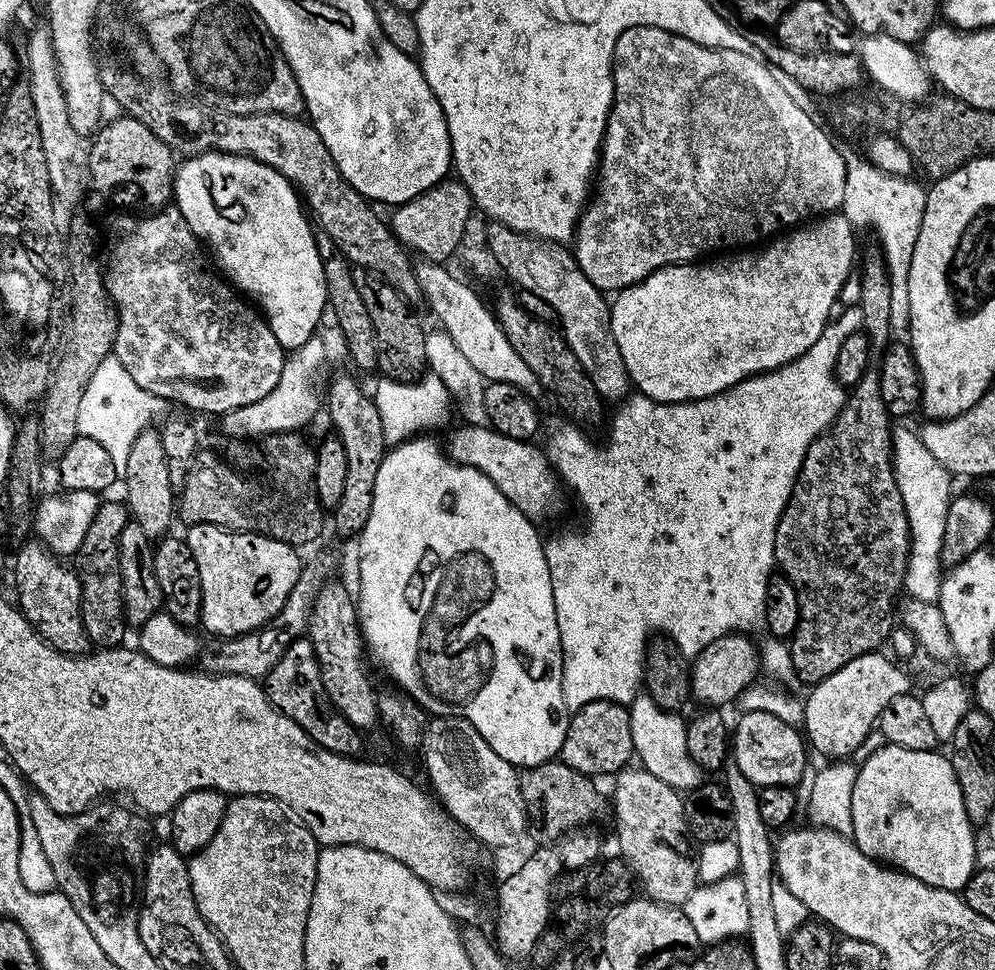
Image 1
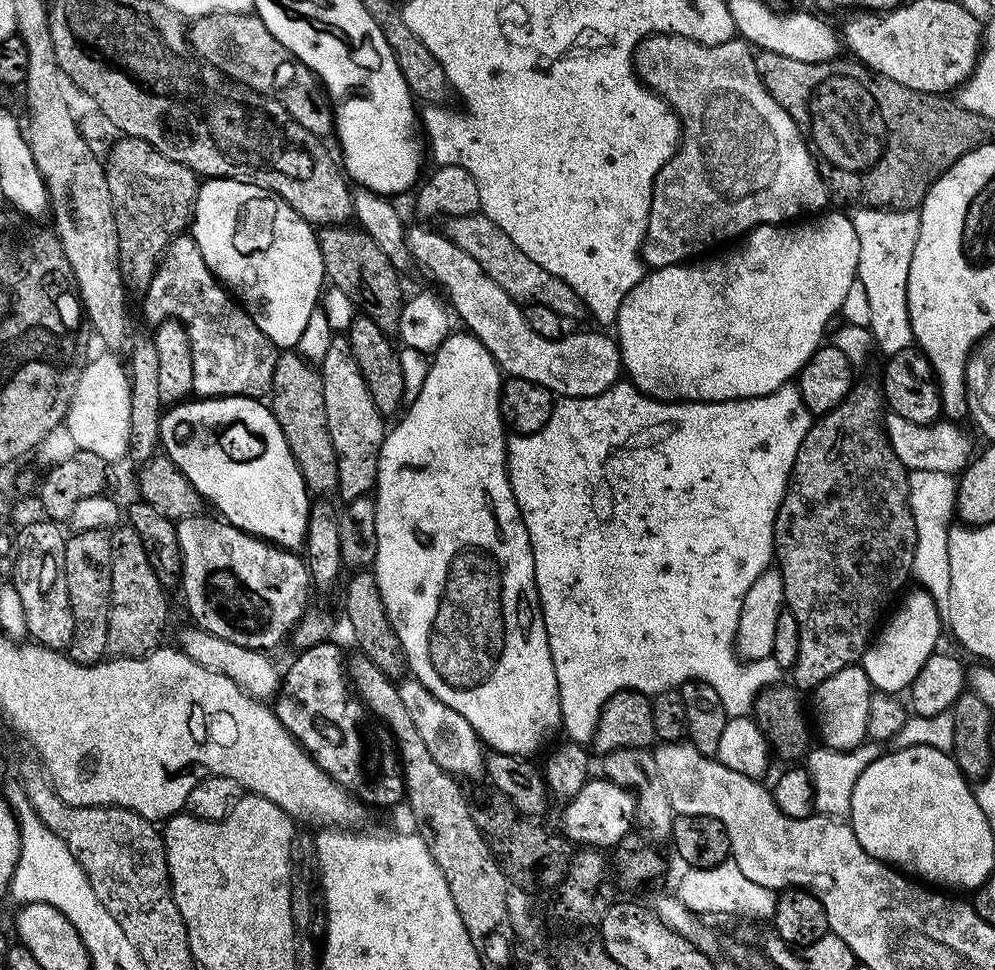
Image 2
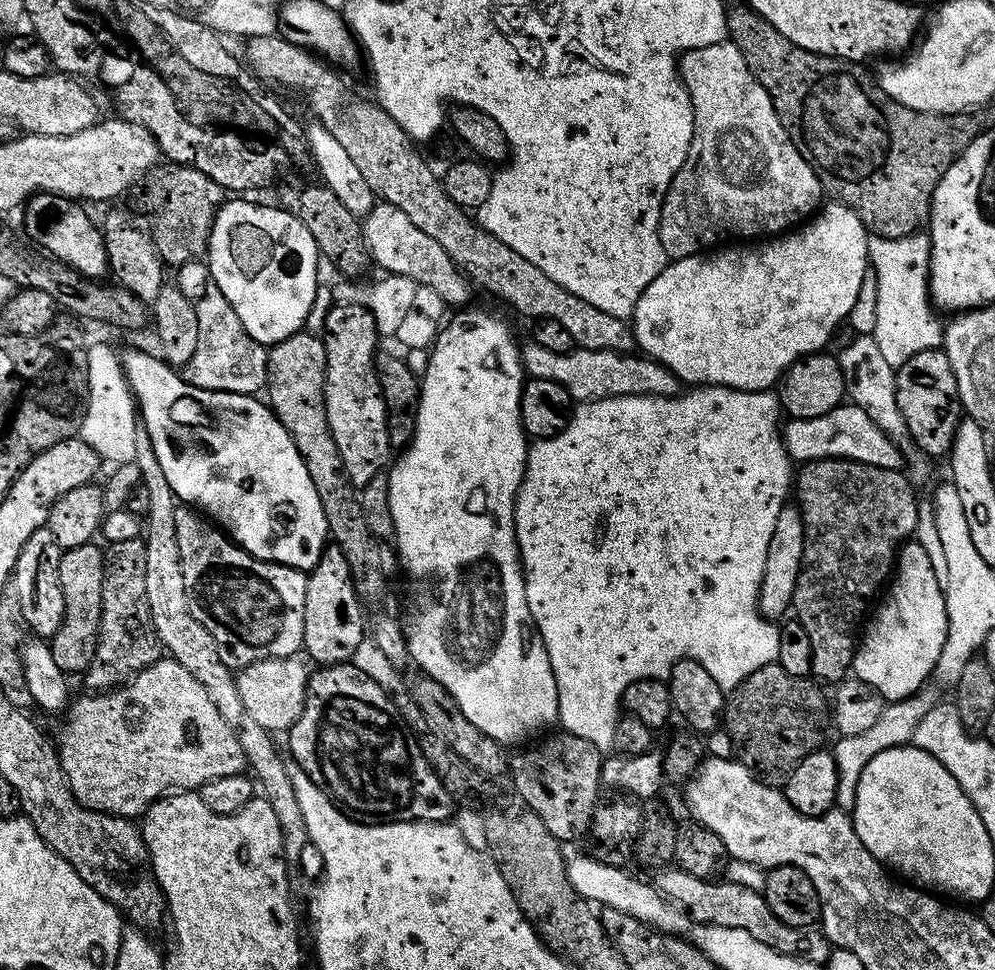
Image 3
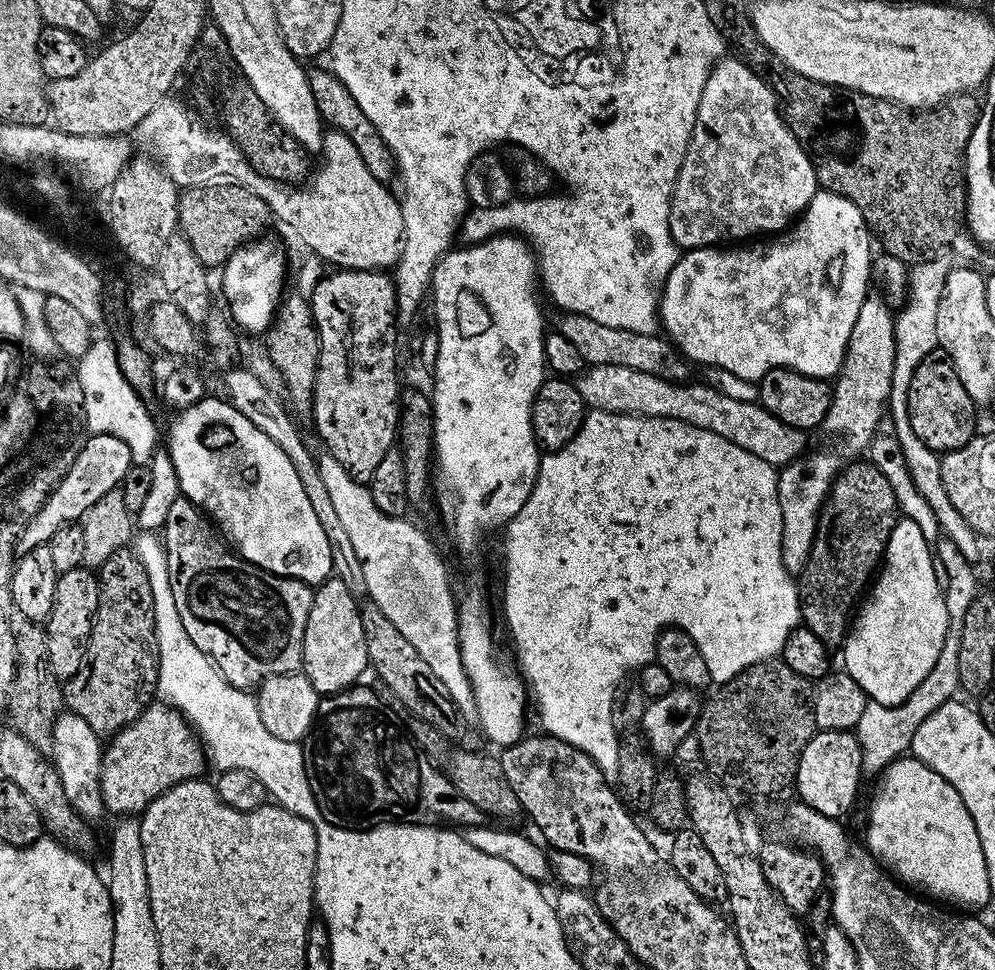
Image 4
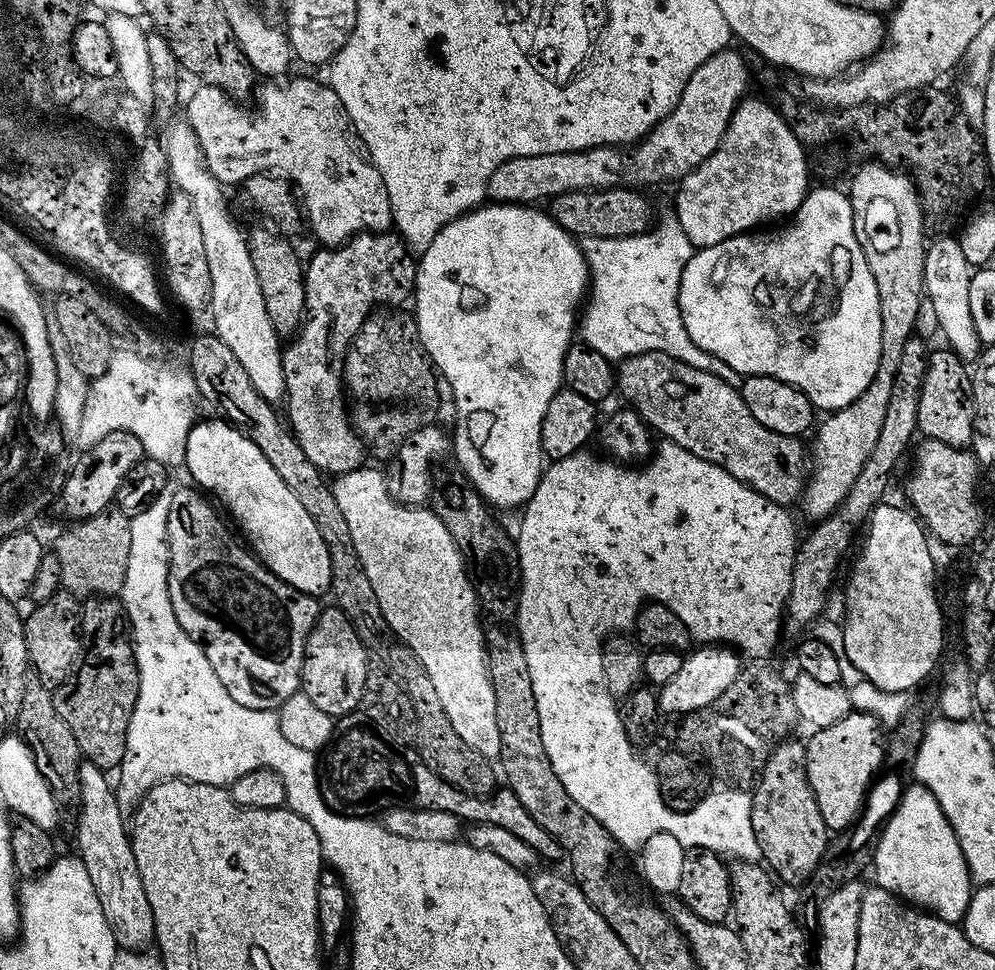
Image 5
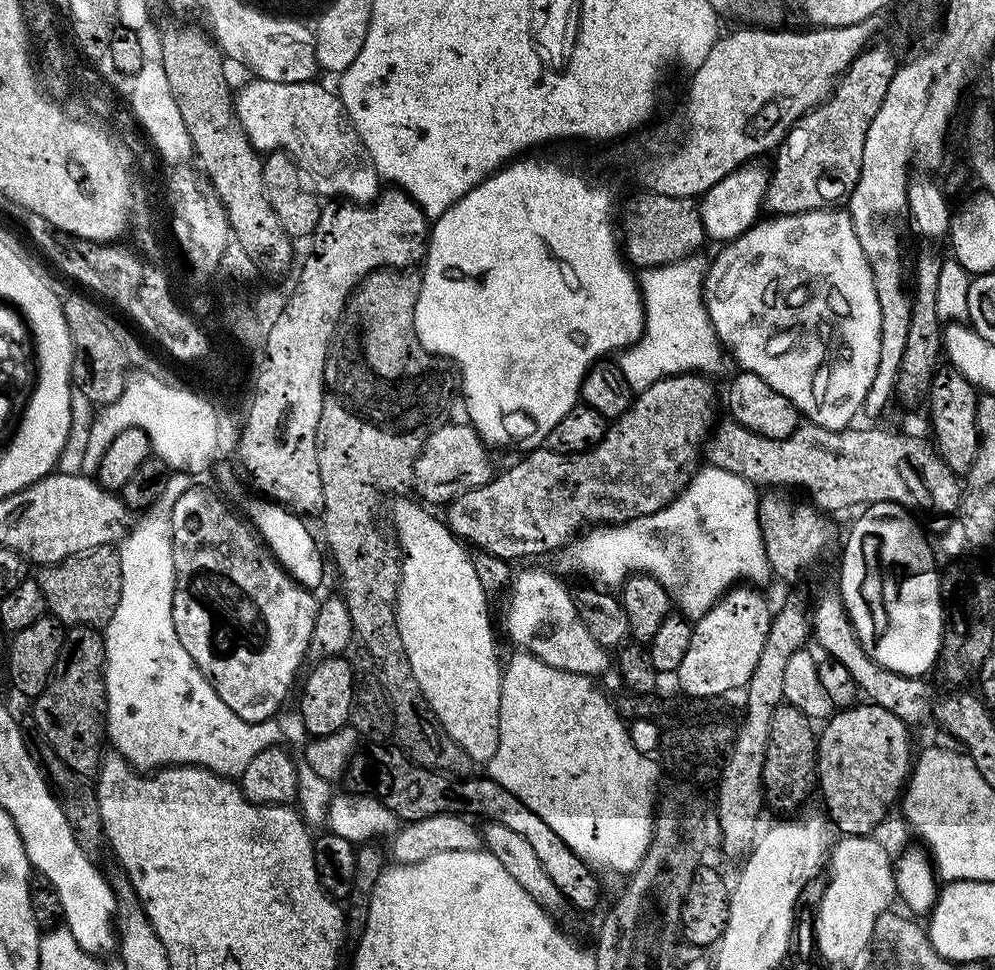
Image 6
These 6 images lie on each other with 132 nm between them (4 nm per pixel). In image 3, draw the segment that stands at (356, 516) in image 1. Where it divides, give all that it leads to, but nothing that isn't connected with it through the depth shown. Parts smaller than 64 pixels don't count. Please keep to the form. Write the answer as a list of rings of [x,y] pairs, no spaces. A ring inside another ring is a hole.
[[[333,303],[326,314],[322,339],[326,346],[326,418],[330,426],[330,434],[334,434],[334,443],[338,445],[338,454],[342,454],[342,462],[346,466],[346,474],[356,489],[366,486],[374,474],[384,472],[389,463],[390,445],[386,434],[386,402],[382,398],[382,390],[376,373],[376,354],[378,351],[378,333],[374,314],[360,305],[342,305]]]

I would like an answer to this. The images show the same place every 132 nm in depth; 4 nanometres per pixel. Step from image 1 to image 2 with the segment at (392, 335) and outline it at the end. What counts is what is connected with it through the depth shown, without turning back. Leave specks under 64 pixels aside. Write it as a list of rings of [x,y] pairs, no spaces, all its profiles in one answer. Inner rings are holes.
[[[325,225],[317,231],[319,250],[323,255],[325,277],[348,296],[352,304],[371,318],[383,332],[397,333],[404,295],[398,280],[399,269],[393,267],[386,254],[378,250],[374,240],[363,230],[345,225]]]

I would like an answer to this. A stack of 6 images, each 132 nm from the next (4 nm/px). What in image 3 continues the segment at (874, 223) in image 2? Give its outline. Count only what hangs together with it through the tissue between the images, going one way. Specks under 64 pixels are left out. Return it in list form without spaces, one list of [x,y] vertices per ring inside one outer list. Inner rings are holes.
[[[913,237],[893,241],[878,240],[873,243],[869,253],[872,267],[875,265],[872,272],[877,280],[876,328],[871,336],[894,369],[924,349],[943,345],[944,326],[934,317],[927,269],[921,264],[922,256],[919,256],[920,252],[914,241]]]

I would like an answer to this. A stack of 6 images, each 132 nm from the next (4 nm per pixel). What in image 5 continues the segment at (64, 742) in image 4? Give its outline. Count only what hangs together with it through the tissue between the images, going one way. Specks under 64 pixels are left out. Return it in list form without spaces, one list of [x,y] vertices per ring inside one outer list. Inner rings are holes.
[[[84,762],[80,765],[80,799],[78,801],[78,809],[80,813],[76,816],[76,848],[75,851],[78,853],[80,860],[86,866],[86,874],[90,874],[90,882],[94,886],[94,894],[98,894],[98,903],[102,905],[102,914],[106,918],[106,922],[110,926],[110,930],[114,934],[117,945],[124,950],[136,950],[141,946],[148,946],[153,943],[156,935],[156,927],[154,926],[154,914],[150,910],[150,902],[146,899],[146,890],[142,890],[142,877],[138,875],[138,862],[134,862],[134,850],[132,849],[132,842],[130,839],[129,829],[126,827],[126,816],[123,816],[122,805],[116,798],[113,785],[108,785],[105,769],[94,766],[93,764]]]

